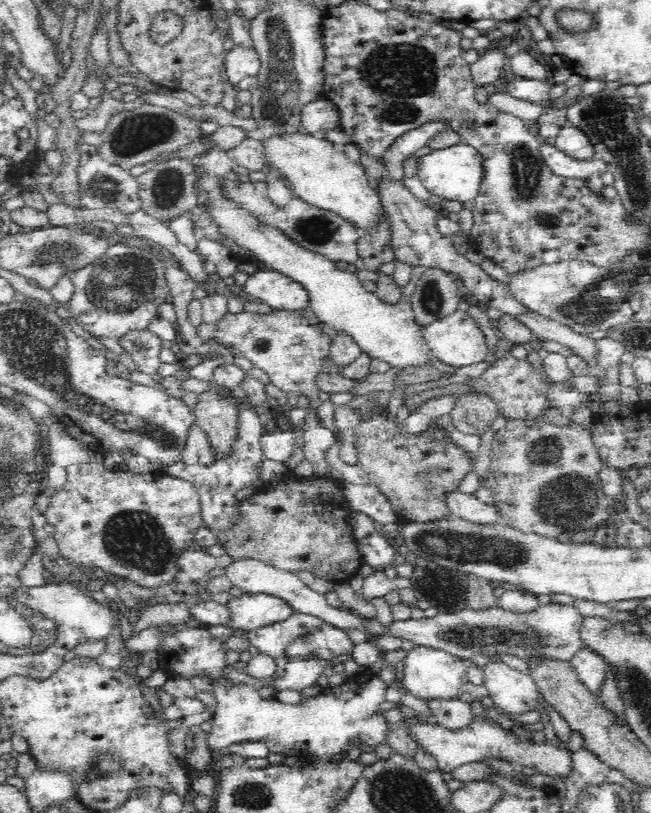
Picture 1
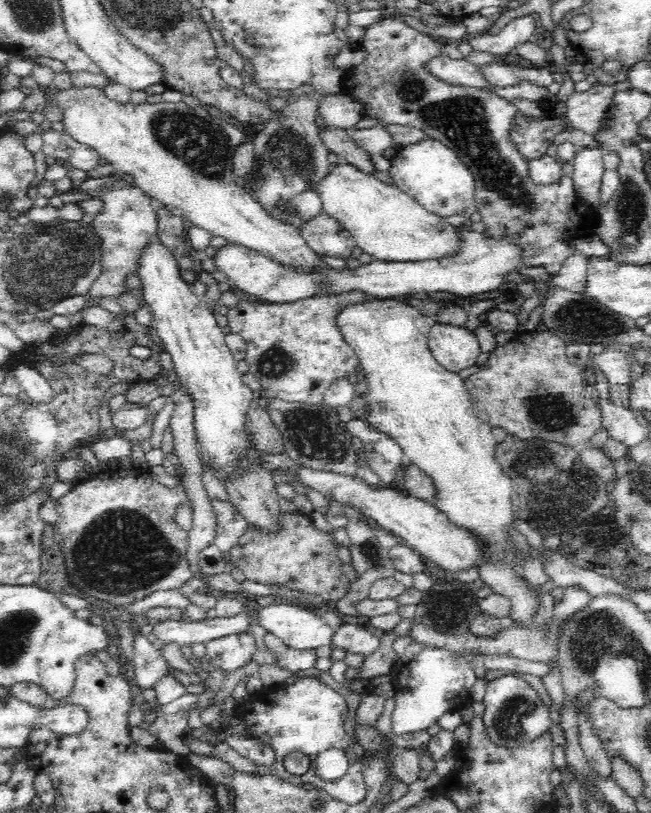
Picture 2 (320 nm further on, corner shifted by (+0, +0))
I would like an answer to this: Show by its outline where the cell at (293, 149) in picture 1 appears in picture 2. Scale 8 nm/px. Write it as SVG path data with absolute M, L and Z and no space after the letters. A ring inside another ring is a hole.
M341 161L331 166L330 172L318 179L312 186L317 198L321 200L322 210L335 218L355 238L362 252L370 254L372 261L384 262L418 262L427 258L452 255L459 243L456 227L445 221L444 217L436 216L418 204L409 194L398 187L384 183L373 175L358 170L357 167Z

